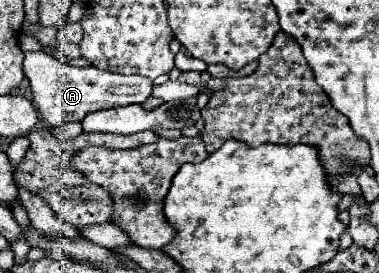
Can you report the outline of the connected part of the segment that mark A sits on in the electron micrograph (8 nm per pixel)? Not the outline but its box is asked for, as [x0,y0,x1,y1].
[24,50,152,128]

